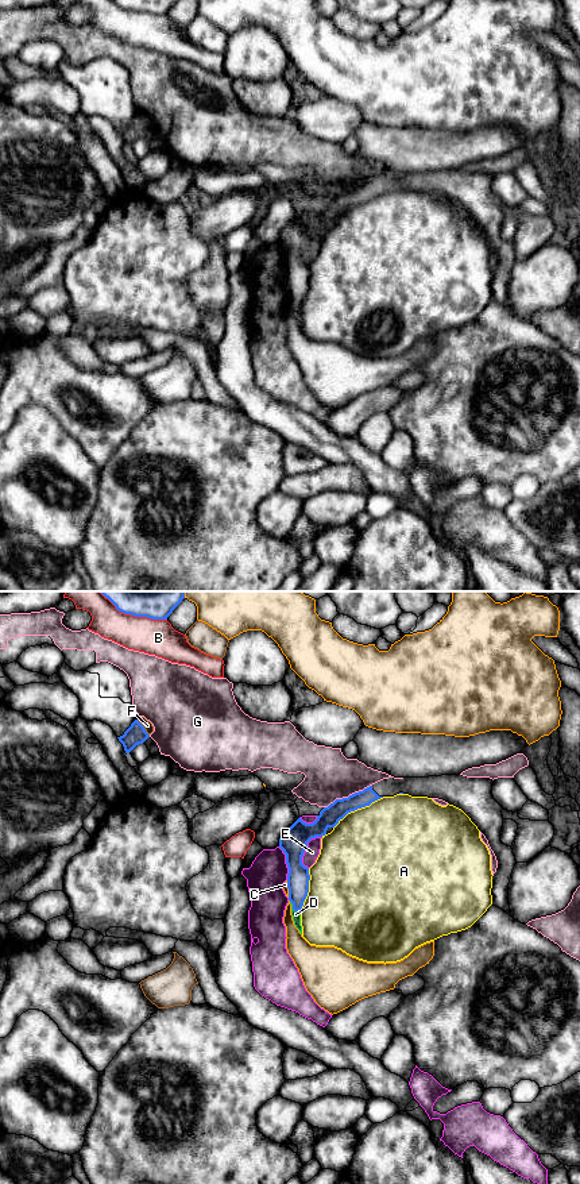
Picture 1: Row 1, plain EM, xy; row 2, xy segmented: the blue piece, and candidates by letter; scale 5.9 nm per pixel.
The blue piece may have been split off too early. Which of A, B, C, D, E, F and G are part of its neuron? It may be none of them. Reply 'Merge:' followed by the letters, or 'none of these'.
Merge: D

